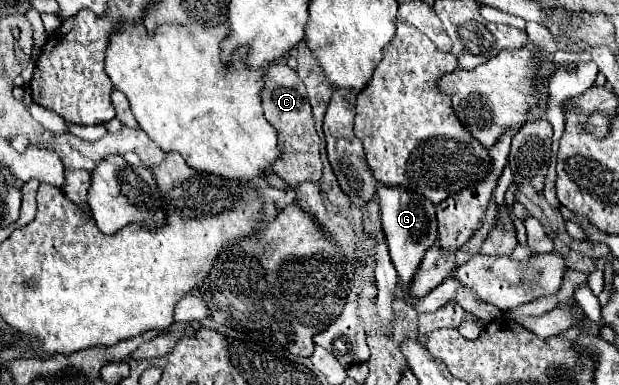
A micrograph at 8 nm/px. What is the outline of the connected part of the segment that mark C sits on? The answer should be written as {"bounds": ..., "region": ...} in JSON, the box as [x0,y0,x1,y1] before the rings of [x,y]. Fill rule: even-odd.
{"bounds":[261,62,323,186],"region":[[[273,62],[267,66],[265,86],[261,88],[261,106],[267,122],[277,130],[279,138],[281,156],[271,164],[271,170],[289,186],[297,186],[307,180],[311,182],[321,180],[323,166],[319,160],[319,136],[315,132],[307,90],[297,72],[291,70],[285,62]]]}

